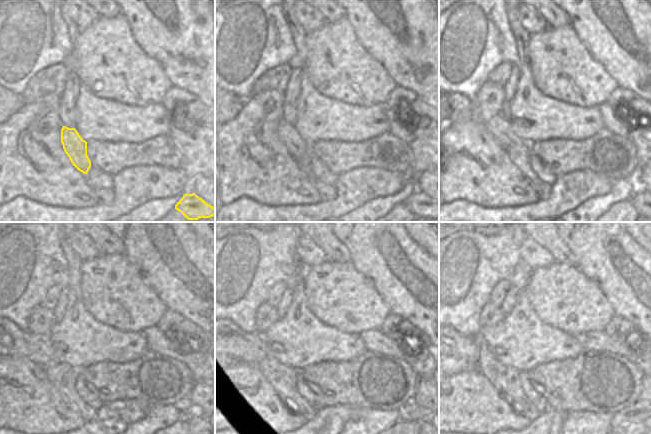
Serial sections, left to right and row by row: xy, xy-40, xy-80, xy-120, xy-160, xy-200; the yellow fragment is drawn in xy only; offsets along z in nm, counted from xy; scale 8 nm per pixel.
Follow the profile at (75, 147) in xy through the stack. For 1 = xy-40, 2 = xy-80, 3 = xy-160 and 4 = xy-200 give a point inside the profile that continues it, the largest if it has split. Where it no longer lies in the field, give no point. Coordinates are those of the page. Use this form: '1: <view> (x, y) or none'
1: xy-40 (300, 150)
2: xy-80 (518, 151)
3: xy-160 (245, 348)
4: xy-200 (474, 349)

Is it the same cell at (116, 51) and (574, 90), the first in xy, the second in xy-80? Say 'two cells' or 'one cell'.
one cell

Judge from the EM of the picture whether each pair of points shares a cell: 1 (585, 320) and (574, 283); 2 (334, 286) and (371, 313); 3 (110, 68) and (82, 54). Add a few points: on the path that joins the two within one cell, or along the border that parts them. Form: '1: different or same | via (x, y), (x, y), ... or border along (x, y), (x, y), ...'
1: same | via (583, 311), (574, 302), (574, 292)
2: same | via (343, 295), (354, 306), (362, 309)
3: same | via (103, 65), (96, 58), (89, 58)

